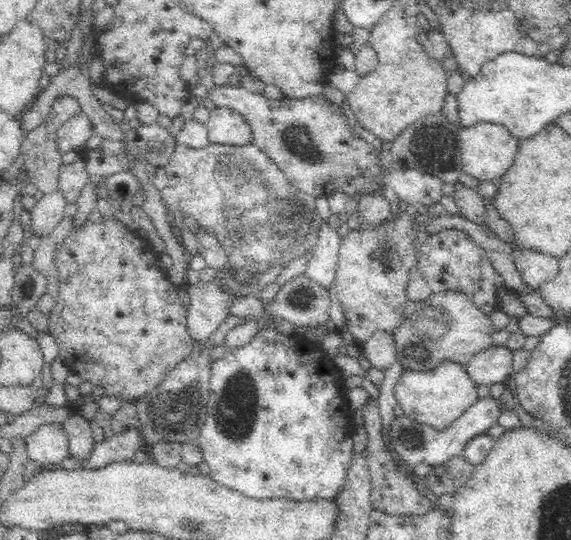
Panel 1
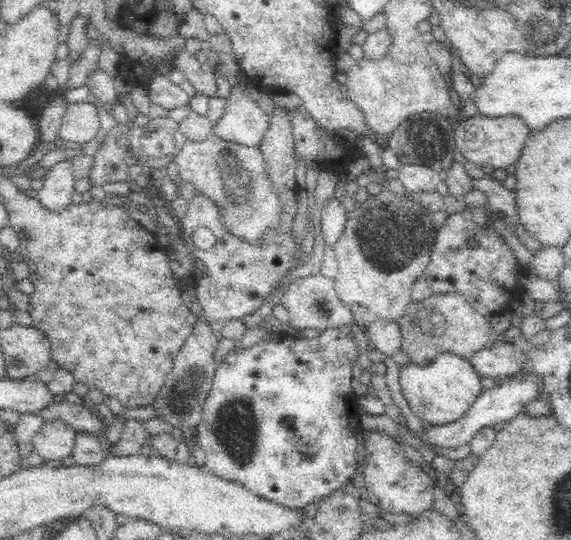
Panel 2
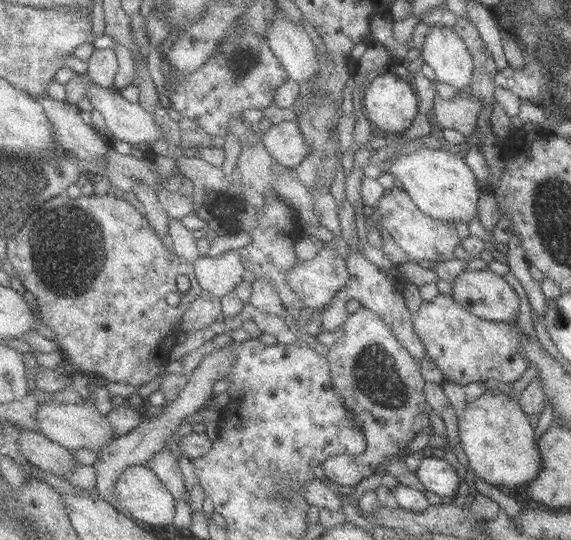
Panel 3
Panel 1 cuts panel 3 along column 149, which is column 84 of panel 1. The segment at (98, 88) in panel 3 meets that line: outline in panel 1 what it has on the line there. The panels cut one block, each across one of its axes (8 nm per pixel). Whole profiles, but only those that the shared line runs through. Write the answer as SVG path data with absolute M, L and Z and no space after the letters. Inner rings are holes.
M80 109L60 125L57 132L58 148L62 153L70 150L78 151L90 136L94 135L92 119L88 117L88 113Z

